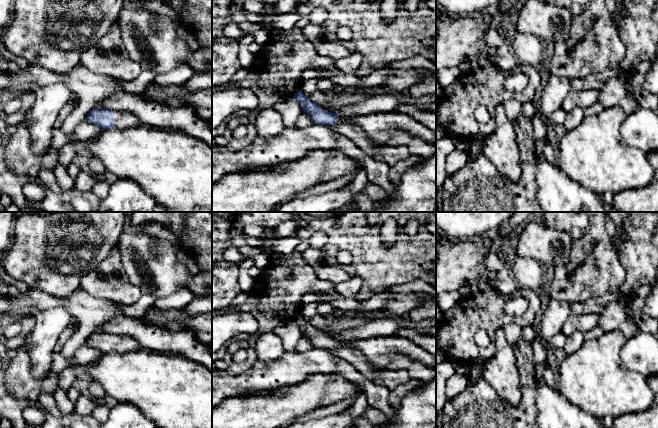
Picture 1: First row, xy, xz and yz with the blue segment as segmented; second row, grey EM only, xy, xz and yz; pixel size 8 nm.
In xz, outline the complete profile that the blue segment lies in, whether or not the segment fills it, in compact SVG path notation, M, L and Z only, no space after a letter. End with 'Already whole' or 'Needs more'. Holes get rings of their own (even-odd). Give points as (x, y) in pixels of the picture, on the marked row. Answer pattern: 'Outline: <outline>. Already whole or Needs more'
Outline: M301 90L295 93L293 97L301 105L303 112L307 113L315 124L335 127L341 135L349 138L357 147L361 148L368 156L376 161L384 162L389 167L392 167L411 155L406 145L394 147L388 143L383 144L370 140L359 126L341 121L338 114L319 108Z. Needs more

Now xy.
Outline: M94 108L89 112L86 119L99 126L102 131L112 127L125 129L143 125L140 119L130 112L112 111L104 108Z. Needs more

